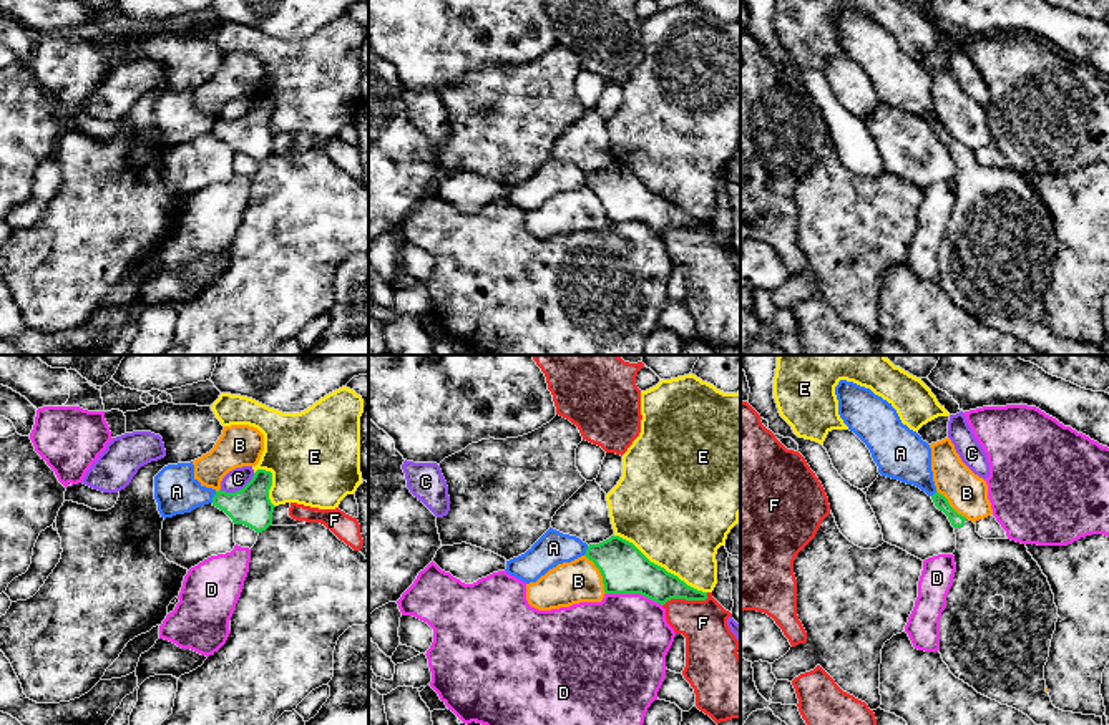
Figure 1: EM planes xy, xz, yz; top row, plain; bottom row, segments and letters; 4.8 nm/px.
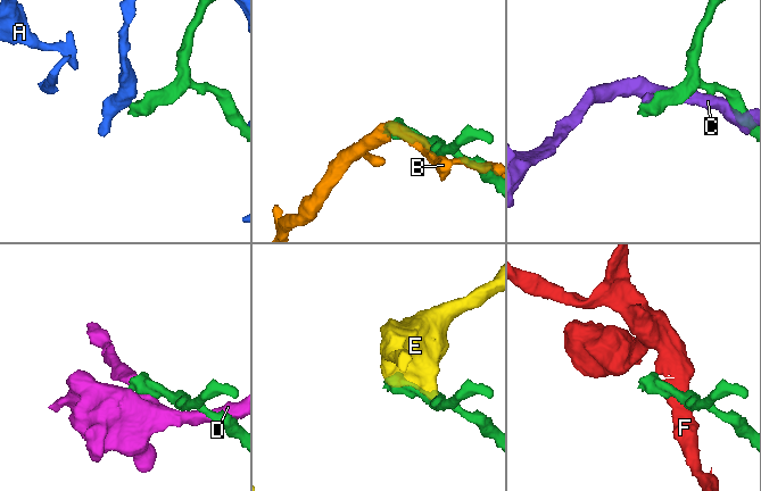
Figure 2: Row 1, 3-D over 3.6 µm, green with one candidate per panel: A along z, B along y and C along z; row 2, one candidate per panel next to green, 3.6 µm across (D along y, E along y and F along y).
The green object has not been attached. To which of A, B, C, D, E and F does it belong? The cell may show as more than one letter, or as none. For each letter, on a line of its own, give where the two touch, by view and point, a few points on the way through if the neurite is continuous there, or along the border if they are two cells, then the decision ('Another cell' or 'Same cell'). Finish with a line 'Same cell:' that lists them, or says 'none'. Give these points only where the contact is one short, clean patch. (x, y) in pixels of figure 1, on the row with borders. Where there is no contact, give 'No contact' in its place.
A: Touches green at xy (214, 496). Boundary: xy (216, 491), (211, 501). Another cell
B: Touches green at xz (601, 574). Another cell
C: Touches green at xy (239, 490). Another cell
D: Touches green at xz (635, 593). Another cell
E: Touches green at xz (659, 566). Another cell
F: Touches green at xz (686, 599). Another cell
Same cell: none

